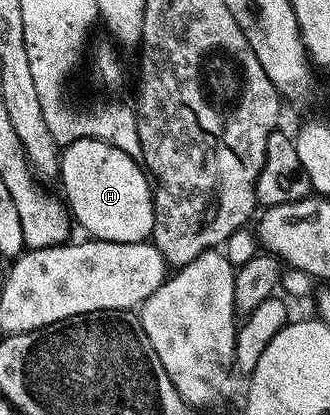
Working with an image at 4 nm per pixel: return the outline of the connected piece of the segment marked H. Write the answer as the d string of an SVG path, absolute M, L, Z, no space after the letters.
M75 140L62 149L59 161L59 175L62 195L73 217L74 223L84 228L88 237L109 242L141 242L150 237L155 221L155 201L153 184L140 161L129 158L117 146L106 144L104 140Z

